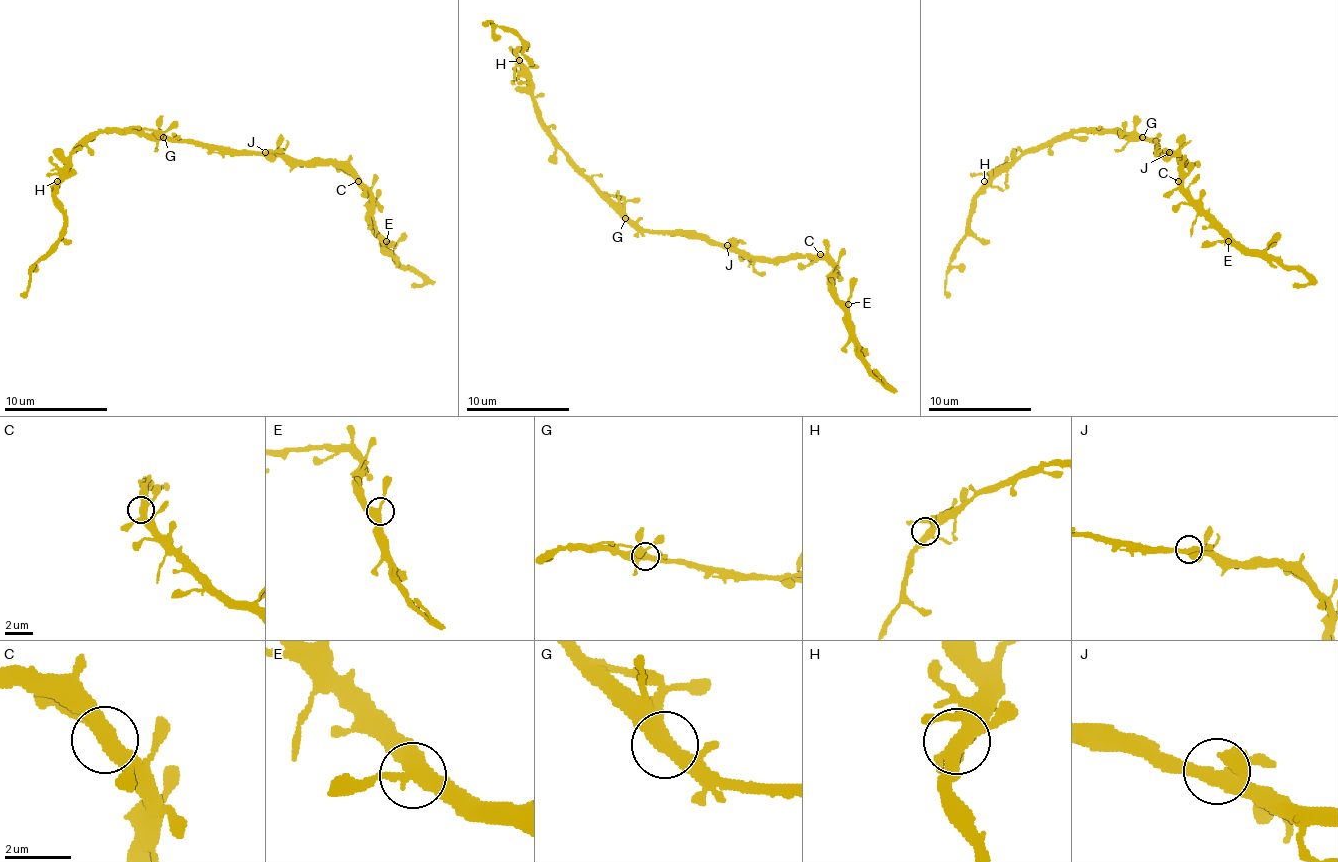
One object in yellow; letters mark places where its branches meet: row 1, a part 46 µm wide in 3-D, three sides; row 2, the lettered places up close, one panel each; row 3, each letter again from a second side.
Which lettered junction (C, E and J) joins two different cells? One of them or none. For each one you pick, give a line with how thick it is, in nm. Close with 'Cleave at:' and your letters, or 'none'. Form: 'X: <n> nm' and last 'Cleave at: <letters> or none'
Cleave at: none

